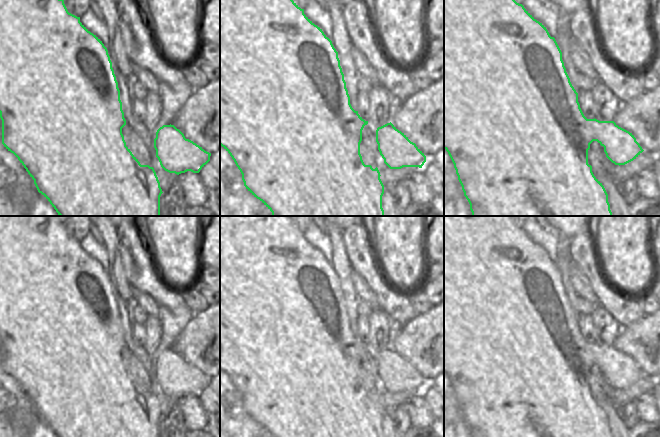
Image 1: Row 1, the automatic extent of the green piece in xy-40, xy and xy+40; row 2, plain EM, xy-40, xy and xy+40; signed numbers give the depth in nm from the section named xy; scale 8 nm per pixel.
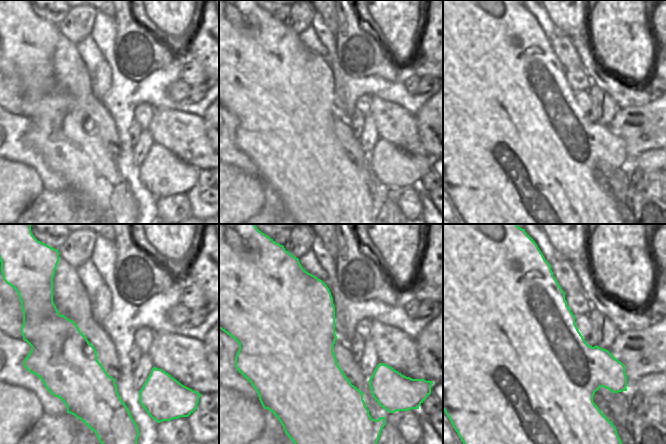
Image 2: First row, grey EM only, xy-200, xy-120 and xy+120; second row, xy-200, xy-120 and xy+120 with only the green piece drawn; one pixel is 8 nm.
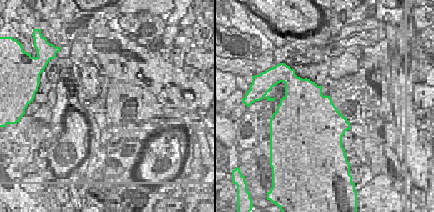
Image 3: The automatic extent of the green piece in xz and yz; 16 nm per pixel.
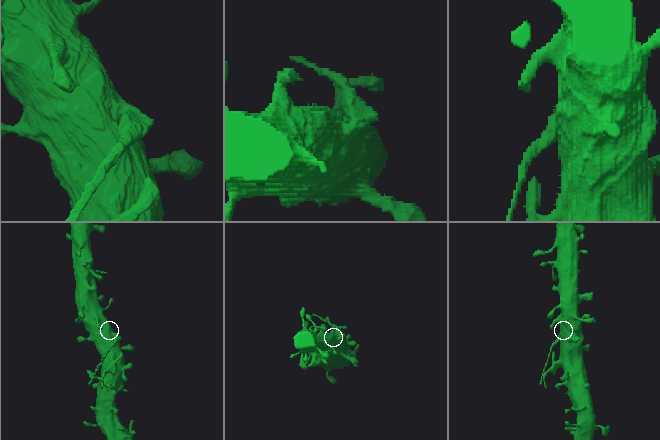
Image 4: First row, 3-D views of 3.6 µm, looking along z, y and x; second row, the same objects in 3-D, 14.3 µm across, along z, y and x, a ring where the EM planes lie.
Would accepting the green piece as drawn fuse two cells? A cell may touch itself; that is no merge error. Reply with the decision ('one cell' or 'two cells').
two cells

